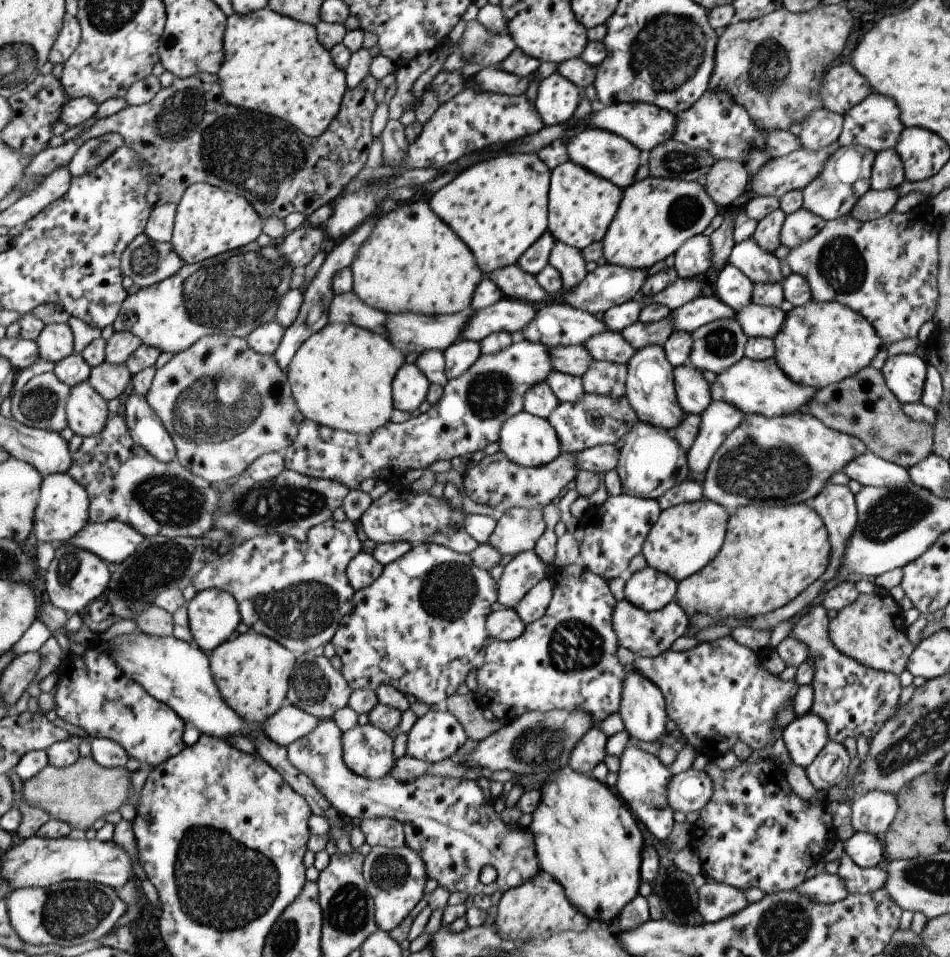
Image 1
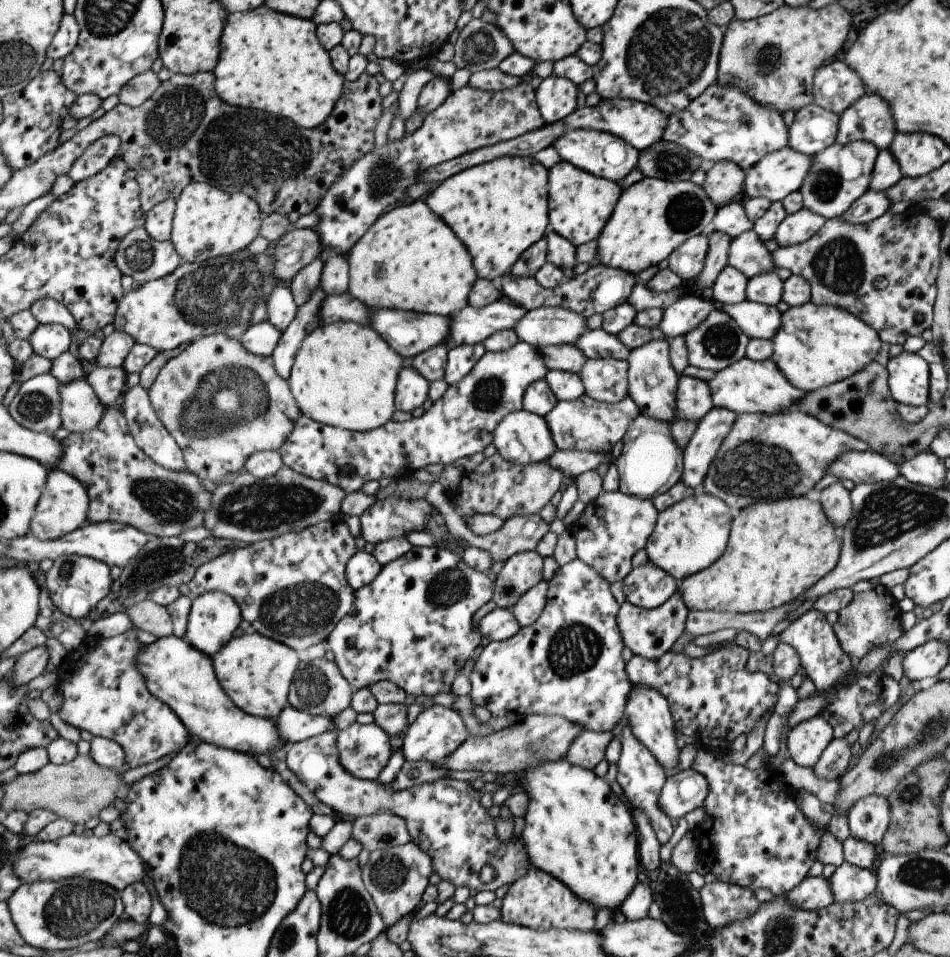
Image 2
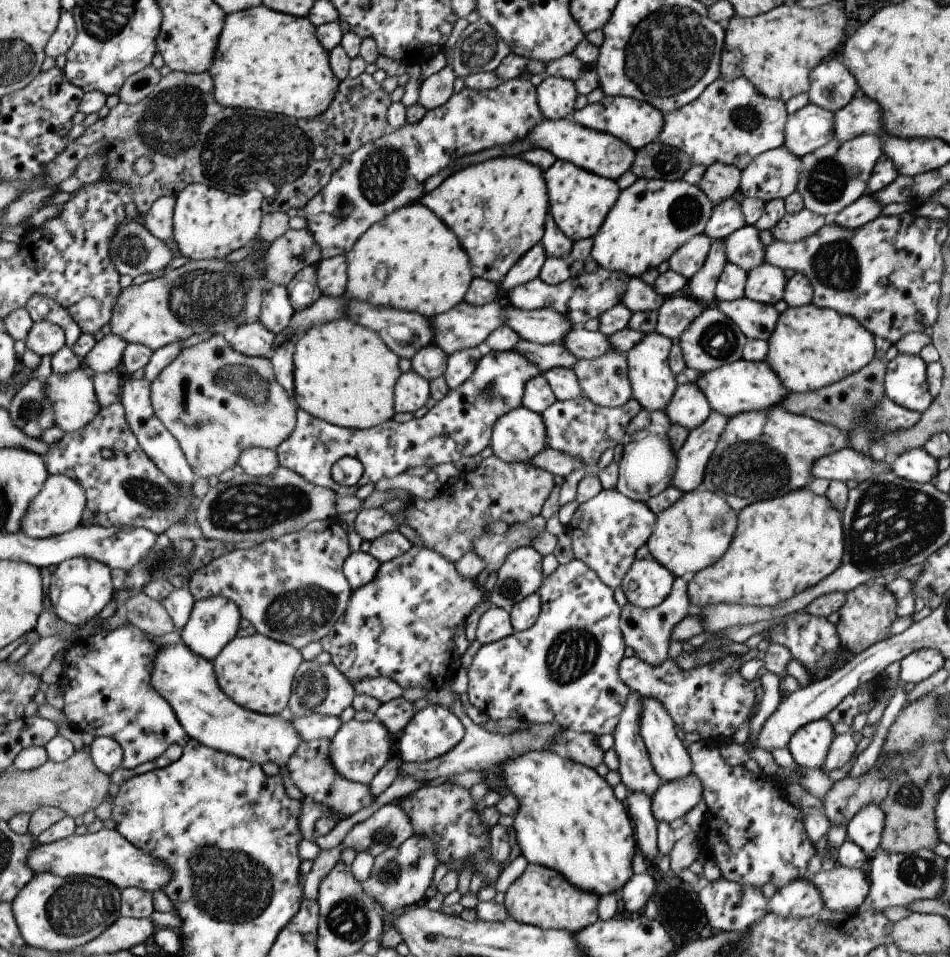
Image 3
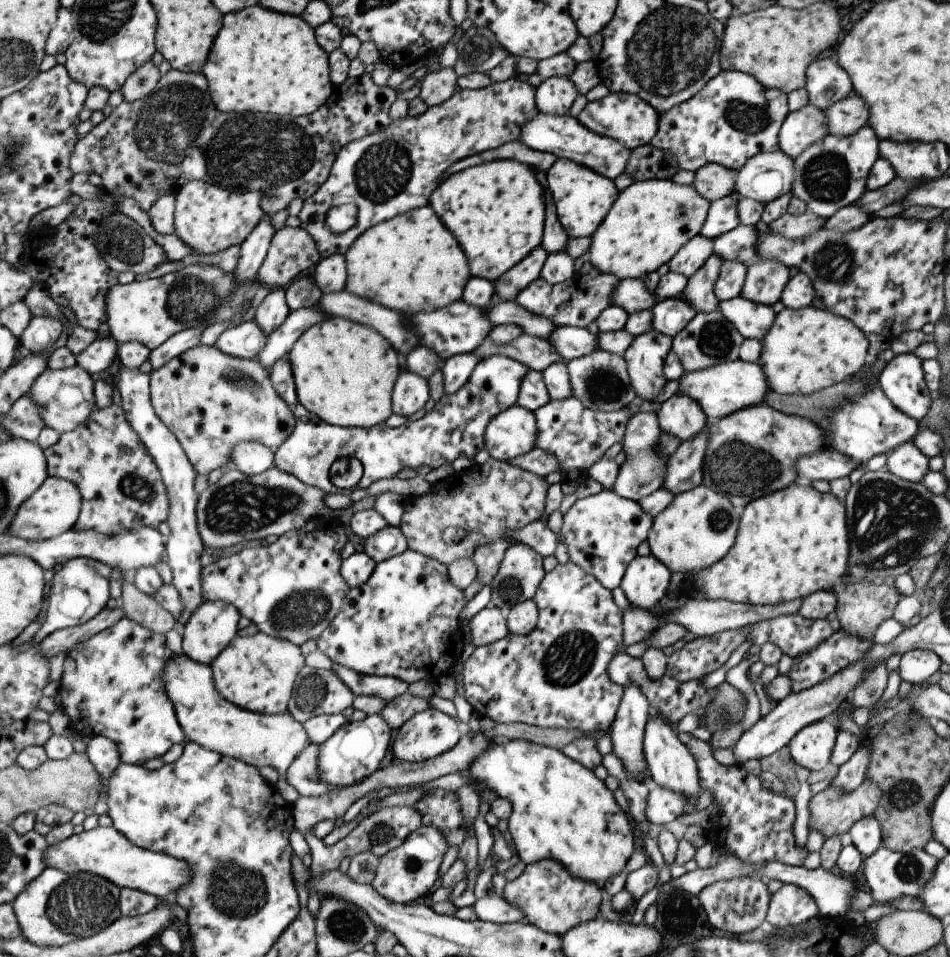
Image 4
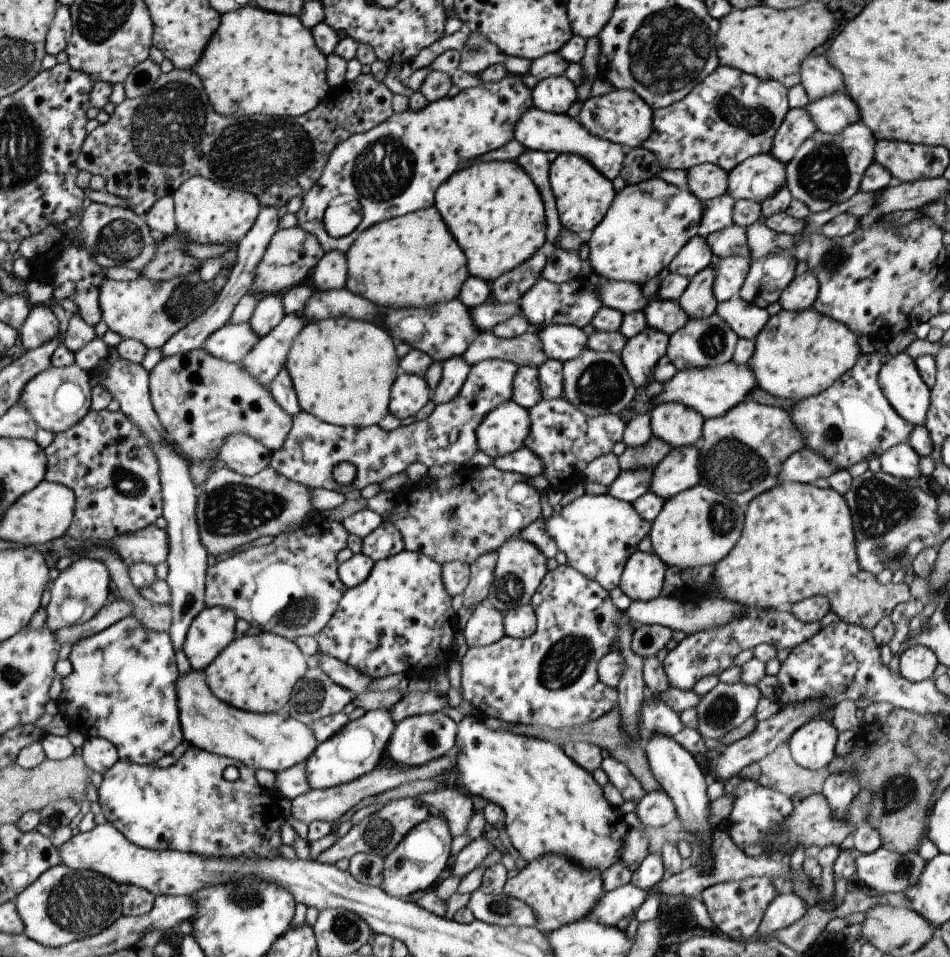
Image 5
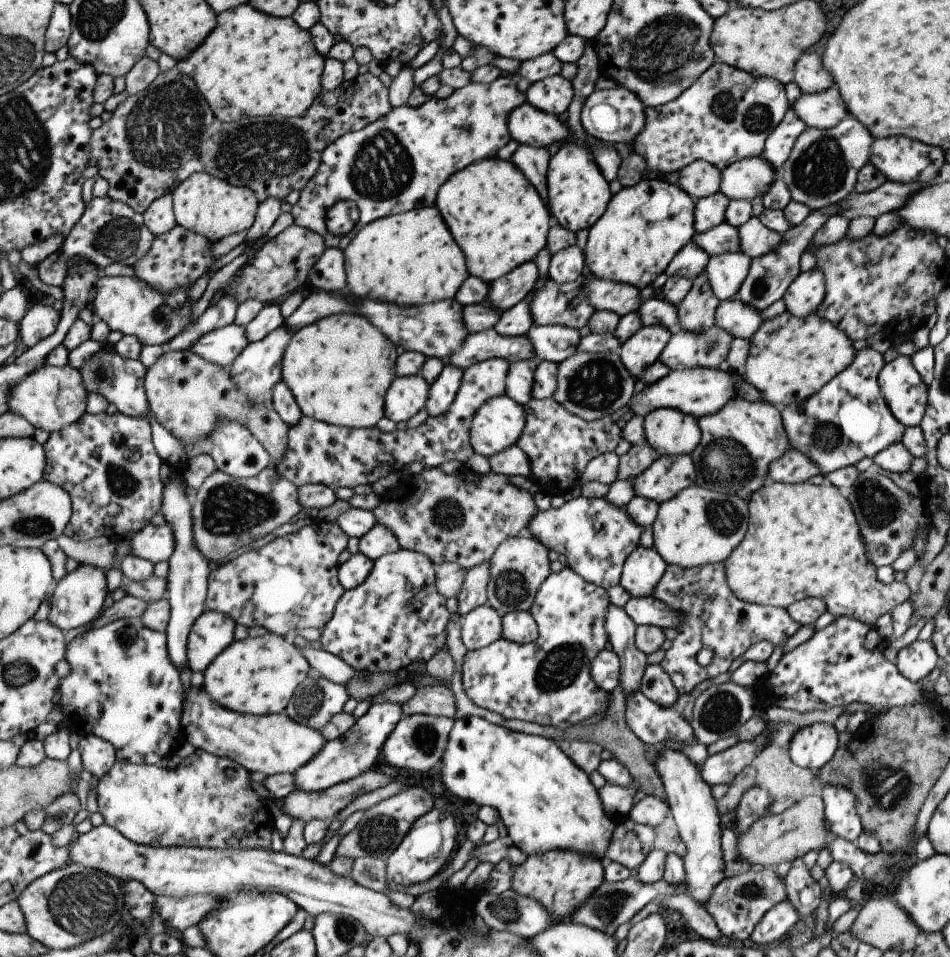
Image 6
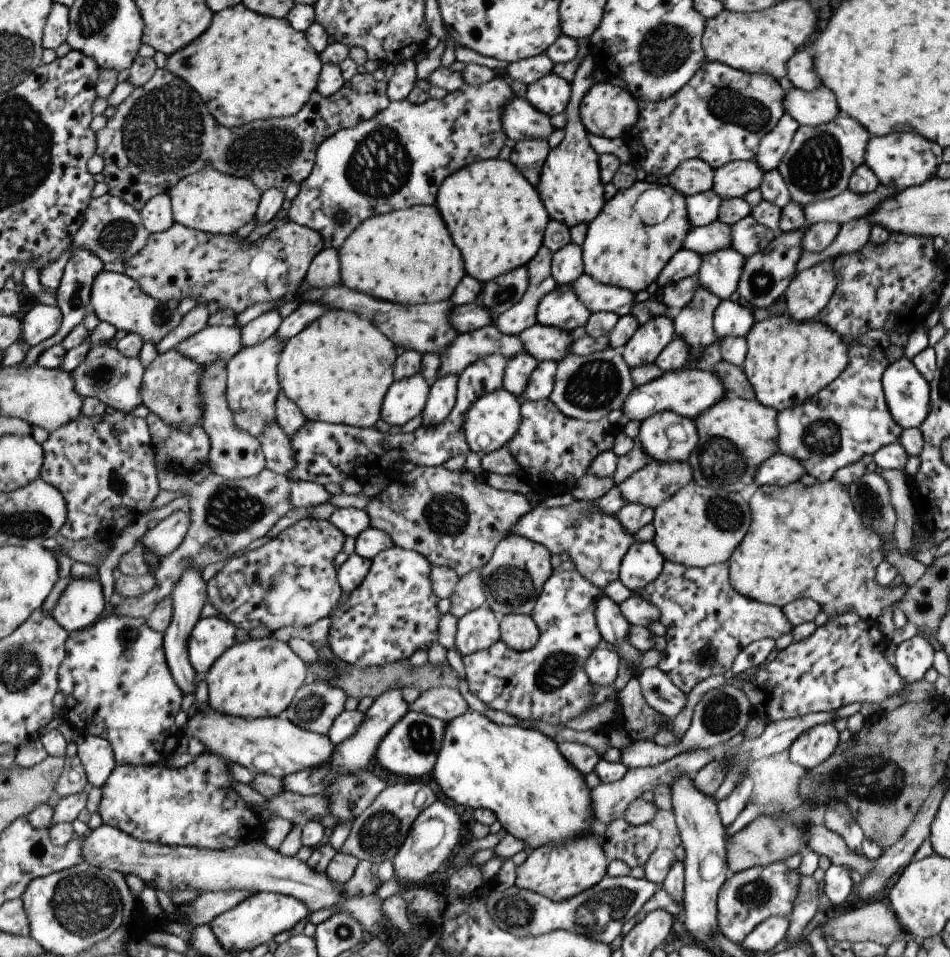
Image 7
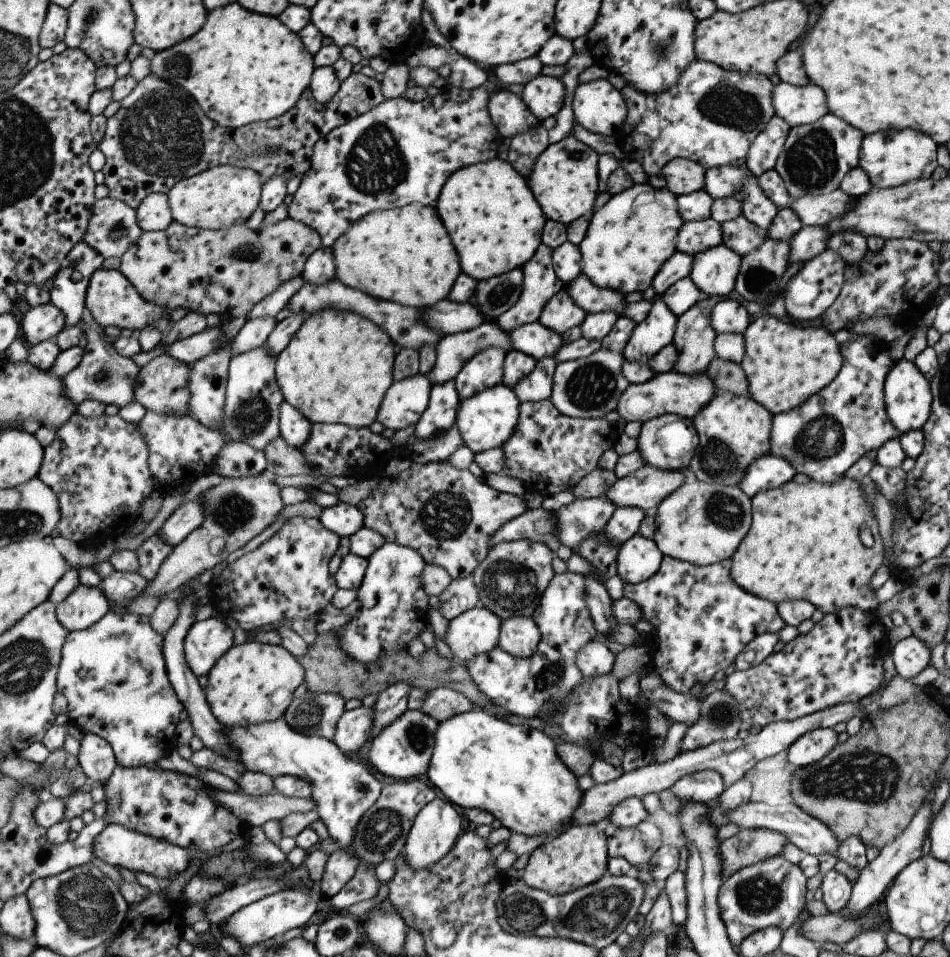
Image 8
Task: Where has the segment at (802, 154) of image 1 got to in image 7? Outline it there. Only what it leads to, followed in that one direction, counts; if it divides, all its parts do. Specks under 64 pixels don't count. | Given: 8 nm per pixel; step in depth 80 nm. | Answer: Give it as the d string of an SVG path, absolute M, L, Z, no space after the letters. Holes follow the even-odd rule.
M753 159L723 164L714 170L710 190L715 192L721 200L742 197L747 192L757 189L763 174L763 170L757 168Z

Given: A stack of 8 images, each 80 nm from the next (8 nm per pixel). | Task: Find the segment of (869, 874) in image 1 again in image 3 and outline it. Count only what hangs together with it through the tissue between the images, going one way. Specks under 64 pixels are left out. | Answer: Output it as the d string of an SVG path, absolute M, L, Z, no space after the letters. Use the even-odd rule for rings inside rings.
M837 864L829 871L819 870L816 874L805 873L799 879L811 881L819 891L823 904L830 911L857 909L863 905L869 892L866 873Z

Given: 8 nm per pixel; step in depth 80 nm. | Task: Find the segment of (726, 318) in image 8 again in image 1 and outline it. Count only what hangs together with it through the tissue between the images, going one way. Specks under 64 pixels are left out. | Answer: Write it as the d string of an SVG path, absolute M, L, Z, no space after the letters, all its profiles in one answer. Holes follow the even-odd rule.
M749 303L735 313L735 320L748 337L772 339L781 328L785 312L779 307Z

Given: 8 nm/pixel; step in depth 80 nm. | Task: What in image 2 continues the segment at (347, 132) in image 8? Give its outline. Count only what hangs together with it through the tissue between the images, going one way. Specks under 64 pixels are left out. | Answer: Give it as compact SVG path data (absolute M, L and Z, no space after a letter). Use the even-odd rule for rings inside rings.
M520 82L513 88L497 92L474 89L468 84L456 91L451 91L435 110L422 118L419 128L416 128L412 133L405 133L401 140L394 143L387 142L381 148L372 148L365 156L354 161L352 166L326 190L325 196L313 210L319 213L319 223L314 227L314 230L318 234L322 248L328 246L331 254L345 256L359 240L359 237L367 232L367 228L378 219L379 215L406 201L403 191L415 183L417 175L462 154L505 142L535 129L539 130L544 123L537 110L534 90L529 82Z

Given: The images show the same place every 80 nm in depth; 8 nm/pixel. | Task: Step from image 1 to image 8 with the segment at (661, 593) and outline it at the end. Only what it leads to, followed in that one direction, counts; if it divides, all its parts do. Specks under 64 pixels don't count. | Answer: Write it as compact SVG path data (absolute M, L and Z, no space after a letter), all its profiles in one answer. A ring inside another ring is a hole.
M633 534L615 556L616 575L624 584L638 584L655 575L662 555L650 537Z

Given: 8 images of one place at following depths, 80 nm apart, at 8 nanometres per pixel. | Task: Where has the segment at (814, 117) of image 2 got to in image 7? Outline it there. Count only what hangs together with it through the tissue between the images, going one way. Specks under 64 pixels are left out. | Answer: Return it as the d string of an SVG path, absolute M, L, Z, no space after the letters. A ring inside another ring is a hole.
M783 114L777 124L759 140L753 162L763 172L777 169L783 154L787 152L791 138L800 125L787 114Z

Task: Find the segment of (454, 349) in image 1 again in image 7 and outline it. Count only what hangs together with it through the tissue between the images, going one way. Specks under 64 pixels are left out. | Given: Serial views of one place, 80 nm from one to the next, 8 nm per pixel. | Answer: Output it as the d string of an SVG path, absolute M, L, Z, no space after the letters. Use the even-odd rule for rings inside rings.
M438 376L431 384L421 412L421 426L435 426L447 418L455 404L457 376Z

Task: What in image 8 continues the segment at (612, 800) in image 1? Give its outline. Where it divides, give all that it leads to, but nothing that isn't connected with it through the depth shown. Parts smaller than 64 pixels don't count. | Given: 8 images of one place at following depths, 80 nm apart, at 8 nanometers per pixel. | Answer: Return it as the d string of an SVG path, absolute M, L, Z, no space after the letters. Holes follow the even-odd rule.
M447 687L428 691L419 711L437 722L424 780L439 790L444 800L461 808L477 808L489 812L501 823L501 827L524 836L547 834L550 837L559 833L559 828L567 826L573 808L581 800L582 791L577 786L578 778L557 758L551 738L526 725L509 724L489 716L488 712L473 706L463 694Z

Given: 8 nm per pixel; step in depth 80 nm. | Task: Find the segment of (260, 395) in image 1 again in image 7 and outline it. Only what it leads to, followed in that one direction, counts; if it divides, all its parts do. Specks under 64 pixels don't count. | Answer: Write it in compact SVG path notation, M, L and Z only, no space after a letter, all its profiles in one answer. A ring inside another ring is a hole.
M175 349L158 354L144 367L139 390L141 405L169 426L175 428L196 426L201 418L201 394L199 394L201 374L203 374L201 364L180 355ZM271 422L257 439L263 452L267 468L275 474L287 477L287 472L291 472L297 462L295 454L291 452L290 438L281 432L281 428L275 422Z

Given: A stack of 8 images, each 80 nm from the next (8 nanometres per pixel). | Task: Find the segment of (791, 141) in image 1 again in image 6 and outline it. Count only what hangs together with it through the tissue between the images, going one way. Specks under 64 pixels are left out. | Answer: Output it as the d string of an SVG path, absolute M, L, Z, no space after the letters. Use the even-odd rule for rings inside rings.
M713 62L673 101L659 107L644 108L644 128L629 144L629 149L644 158L647 172L652 176L677 173L697 160L707 162L721 172L739 160L760 156L768 135L779 125L788 108L784 86L777 80L753 77L726 64Z

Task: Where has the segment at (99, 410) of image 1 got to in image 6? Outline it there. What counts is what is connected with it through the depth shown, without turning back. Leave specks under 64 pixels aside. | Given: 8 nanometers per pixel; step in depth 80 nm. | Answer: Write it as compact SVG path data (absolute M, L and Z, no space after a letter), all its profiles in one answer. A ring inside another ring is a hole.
M44 365L23 376L9 394L9 412L23 416L34 429L51 433L69 426L85 413L85 388L77 369Z

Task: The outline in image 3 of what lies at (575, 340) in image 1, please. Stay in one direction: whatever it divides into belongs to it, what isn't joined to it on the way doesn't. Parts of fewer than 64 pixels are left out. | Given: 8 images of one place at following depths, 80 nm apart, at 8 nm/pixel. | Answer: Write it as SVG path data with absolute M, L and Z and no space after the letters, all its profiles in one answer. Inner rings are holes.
M511 305L505 306L504 324L518 334L520 339L540 345L559 344L574 327L570 320L552 308L522 311Z

